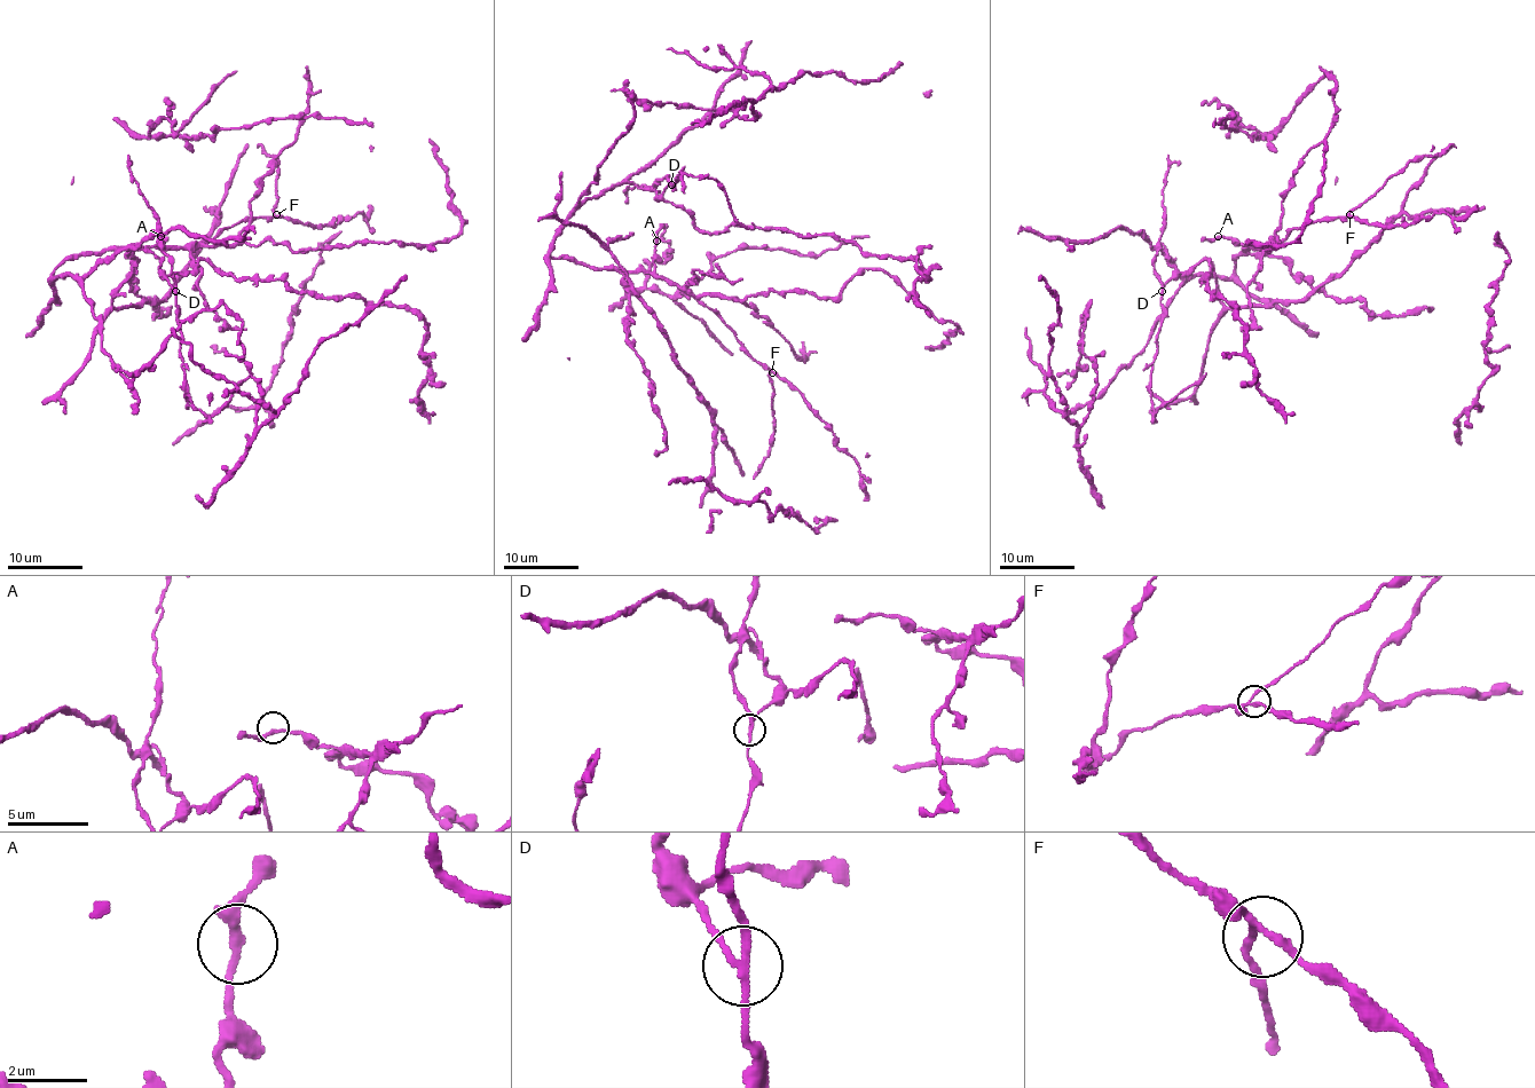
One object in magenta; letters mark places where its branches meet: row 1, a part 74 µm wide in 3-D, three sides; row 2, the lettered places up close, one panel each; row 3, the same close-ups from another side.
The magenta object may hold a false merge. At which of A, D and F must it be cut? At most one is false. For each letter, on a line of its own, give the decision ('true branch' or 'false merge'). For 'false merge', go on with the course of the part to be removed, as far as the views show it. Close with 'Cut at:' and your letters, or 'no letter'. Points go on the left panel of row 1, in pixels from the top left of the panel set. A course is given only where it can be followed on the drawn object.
A: true branch
D: false merge | (175, 290), (185, 392), (196, 408), (215, 415), (238, 385), (253, 373)
F: true branch
Cut at: D

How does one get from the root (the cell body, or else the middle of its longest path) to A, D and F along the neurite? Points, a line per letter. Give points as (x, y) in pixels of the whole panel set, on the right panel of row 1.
A: (1242, 252), (1248, 245), (1218, 236)
D: (1242, 252), (1230, 277), (1183, 277), (1160, 251), (1160, 245), (1174, 269), (1174, 275), (1160, 290)
F: (1242, 252), (1250, 246), (1273, 246), (1295, 228), (1309, 222), (1349, 214)

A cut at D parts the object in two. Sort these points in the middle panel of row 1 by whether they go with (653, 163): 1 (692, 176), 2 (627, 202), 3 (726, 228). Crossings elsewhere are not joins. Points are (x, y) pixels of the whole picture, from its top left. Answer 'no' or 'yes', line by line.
1: no
2: no
3: yes

